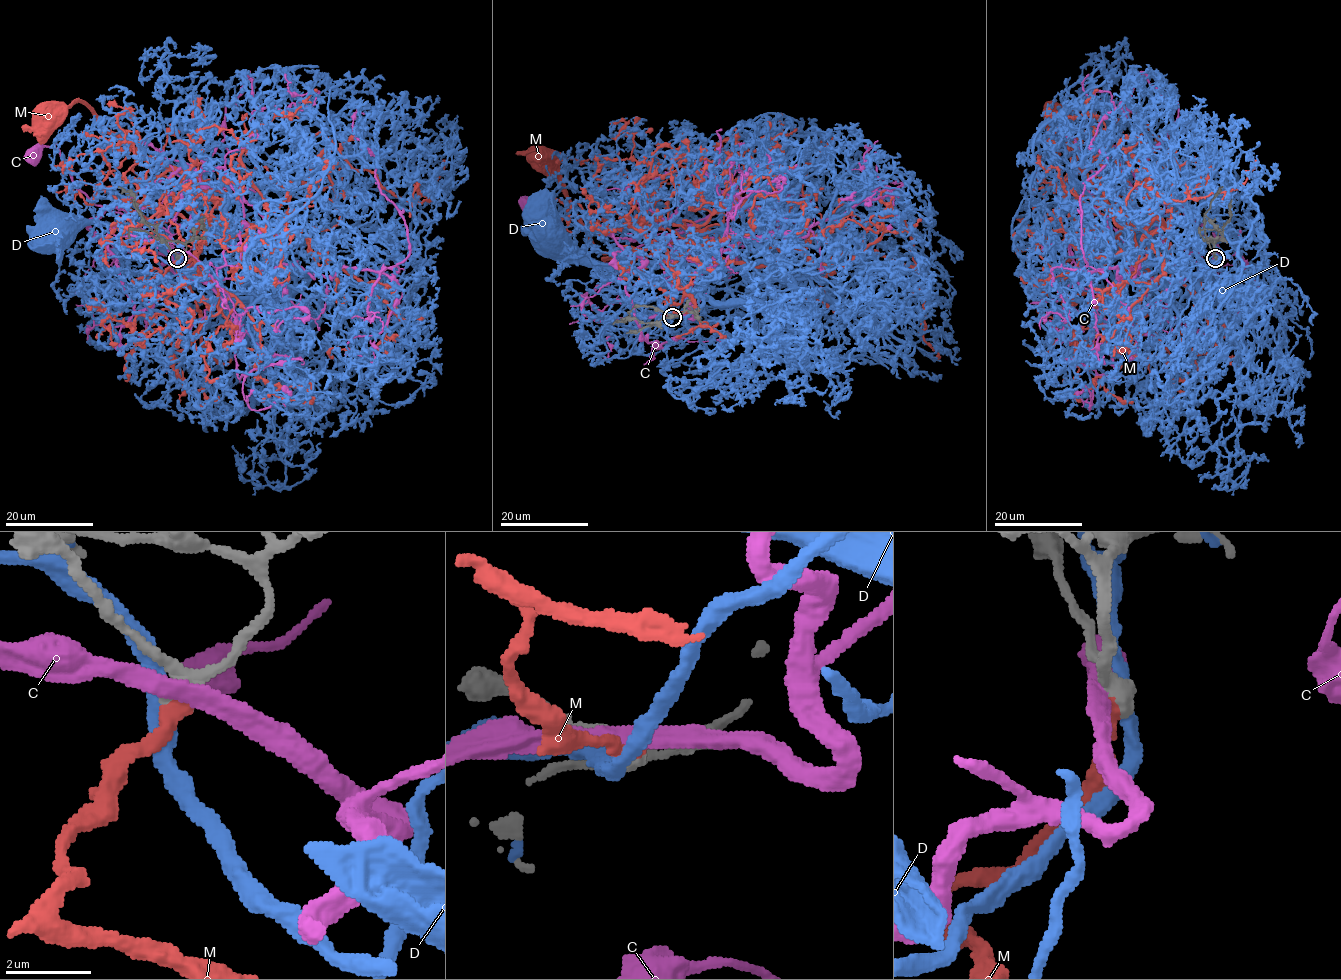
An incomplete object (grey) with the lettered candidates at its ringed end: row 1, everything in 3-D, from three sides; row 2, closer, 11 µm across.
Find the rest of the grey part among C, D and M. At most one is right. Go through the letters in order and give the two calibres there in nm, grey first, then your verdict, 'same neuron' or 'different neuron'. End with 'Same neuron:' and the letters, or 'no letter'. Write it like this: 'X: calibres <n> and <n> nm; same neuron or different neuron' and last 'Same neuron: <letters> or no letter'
C: calibres 400 and 360 nm; different neuron
D: calibres 400 and 380 nm; different neuron
M: calibres 400 and 380 nm; same neuron
Same neuron: M

